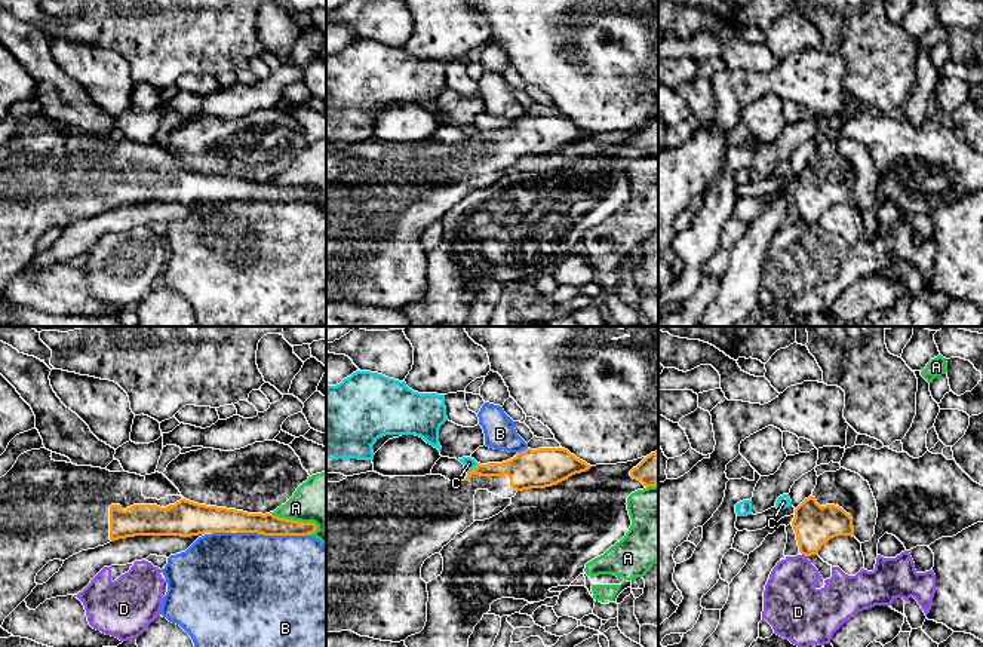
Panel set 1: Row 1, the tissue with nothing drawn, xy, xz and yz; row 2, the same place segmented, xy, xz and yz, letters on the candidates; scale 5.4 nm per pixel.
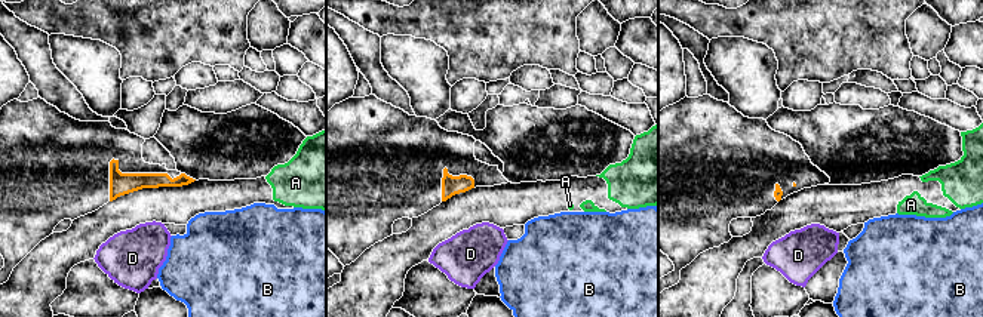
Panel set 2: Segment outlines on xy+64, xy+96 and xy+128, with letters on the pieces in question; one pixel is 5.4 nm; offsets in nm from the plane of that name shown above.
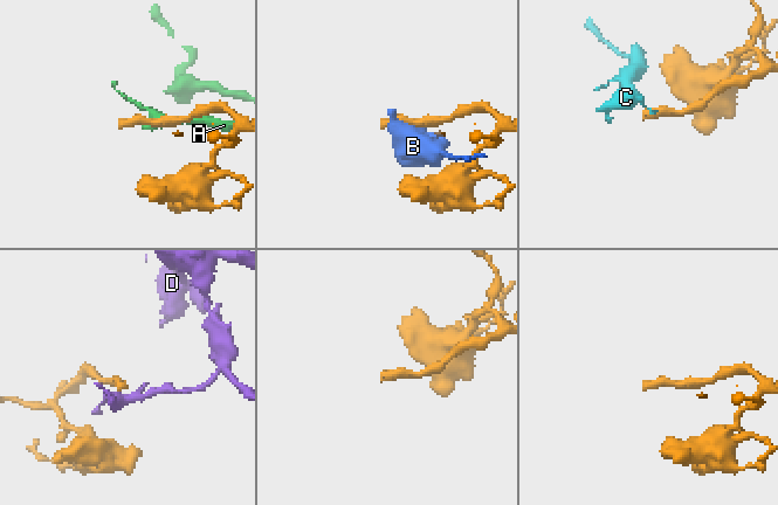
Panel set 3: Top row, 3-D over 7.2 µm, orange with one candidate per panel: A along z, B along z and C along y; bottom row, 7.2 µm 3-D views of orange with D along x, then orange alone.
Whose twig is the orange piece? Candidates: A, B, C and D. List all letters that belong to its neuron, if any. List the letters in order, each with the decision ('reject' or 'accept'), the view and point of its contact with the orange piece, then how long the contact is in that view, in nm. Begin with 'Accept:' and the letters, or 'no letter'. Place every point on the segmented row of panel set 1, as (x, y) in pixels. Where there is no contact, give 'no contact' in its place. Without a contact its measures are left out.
Accept: no letter
A: reject; contact xy (295, 521); length 280 nm
B: reject; contact xy (273, 534); length 380 nm
C: reject; contact xz (472, 469); length 80 nm
D: reject; contact yz (805, 555); length 40 nm

